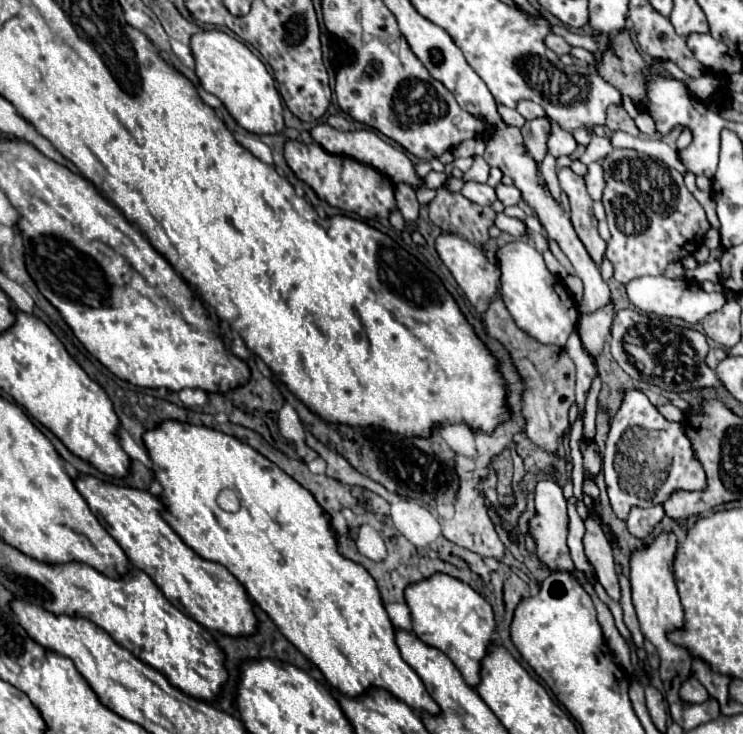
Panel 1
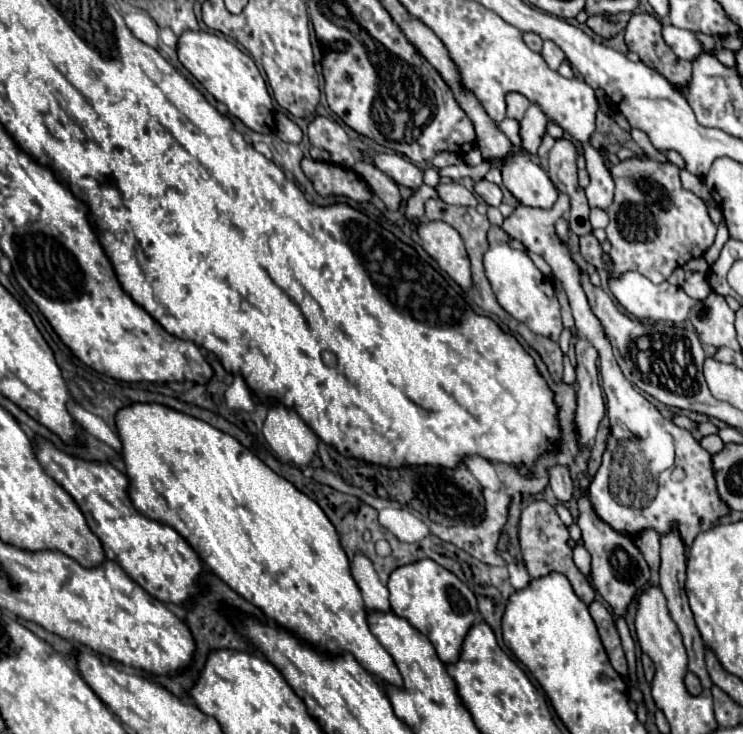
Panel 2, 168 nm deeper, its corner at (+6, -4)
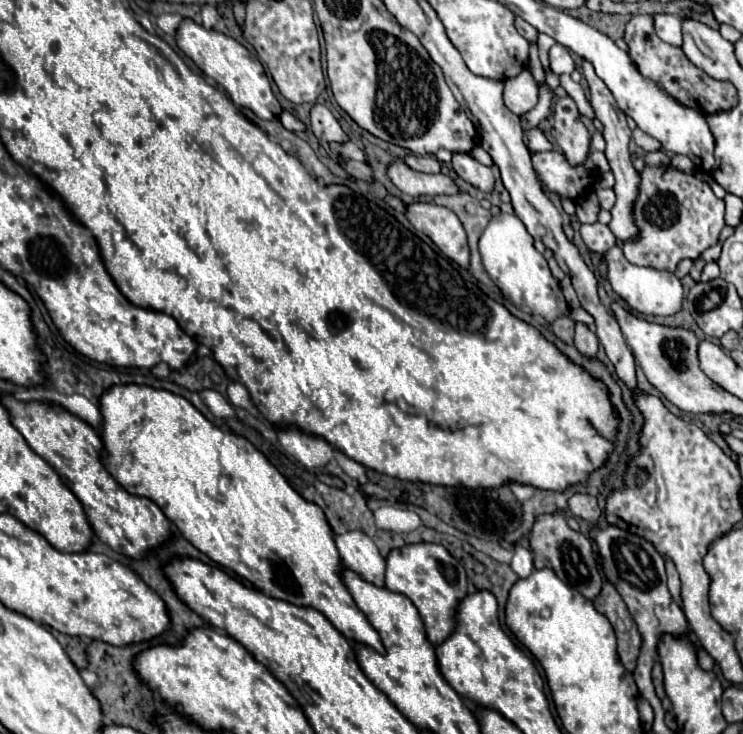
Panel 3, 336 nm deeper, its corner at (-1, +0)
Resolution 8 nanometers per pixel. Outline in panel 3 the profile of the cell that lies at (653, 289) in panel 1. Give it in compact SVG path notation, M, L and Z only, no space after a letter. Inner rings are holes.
M618 246L610 248L604 256L608 260L608 280L610 280L612 290L622 300L626 300L632 310L646 314L646 316L670 316L670 314L676 314L682 308L684 290L682 290L680 280L672 272L656 270L656 268L650 268L650 266L630 264L624 258L624 254Z

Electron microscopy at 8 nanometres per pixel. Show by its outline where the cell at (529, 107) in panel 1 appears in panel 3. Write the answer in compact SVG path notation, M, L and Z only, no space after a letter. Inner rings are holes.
M524 68L518 76L508 78L504 84L504 104L516 116L530 112L538 102L538 84L528 68Z

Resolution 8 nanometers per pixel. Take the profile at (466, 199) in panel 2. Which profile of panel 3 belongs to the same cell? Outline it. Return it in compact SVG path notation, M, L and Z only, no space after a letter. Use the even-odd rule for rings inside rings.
M394 158L388 166L388 176L394 186L406 196L436 196L436 194L456 194L458 188L454 180L446 174L424 174L406 166L402 158Z

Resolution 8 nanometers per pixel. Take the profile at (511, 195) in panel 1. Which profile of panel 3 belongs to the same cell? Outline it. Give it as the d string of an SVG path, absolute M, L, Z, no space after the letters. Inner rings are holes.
M454 152L452 154L452 168L462 180L470 182L478 190L482 190L482 192L492 192L494 190L494 174L492 174L492 170L488 166L480 164L470 154Z

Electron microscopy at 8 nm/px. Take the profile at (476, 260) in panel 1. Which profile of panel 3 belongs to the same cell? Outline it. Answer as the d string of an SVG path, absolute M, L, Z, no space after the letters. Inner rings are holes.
M410 202L406 206L406 218L416 230L424 232L448 258L452 258L462 268L468 268L470 250L466 232L452 210L428 202Z

